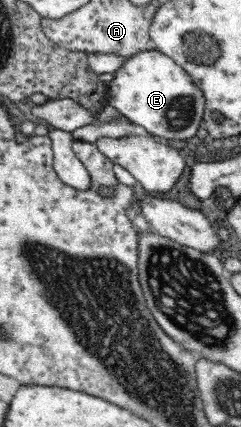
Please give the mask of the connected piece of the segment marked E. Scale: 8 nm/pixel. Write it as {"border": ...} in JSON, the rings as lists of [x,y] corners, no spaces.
{"border":[[[157,49],[142,51],[126,59],[124,64],[112,74],[114,78],[105,85],[106,101],[122,113],[126,120],[134,125],[142,126],[154,138],[187,140],[192,138],[200,128],[200,121],[203,120],[205,111],[205,96],[189,74],[170,56],[162,54]]]}

